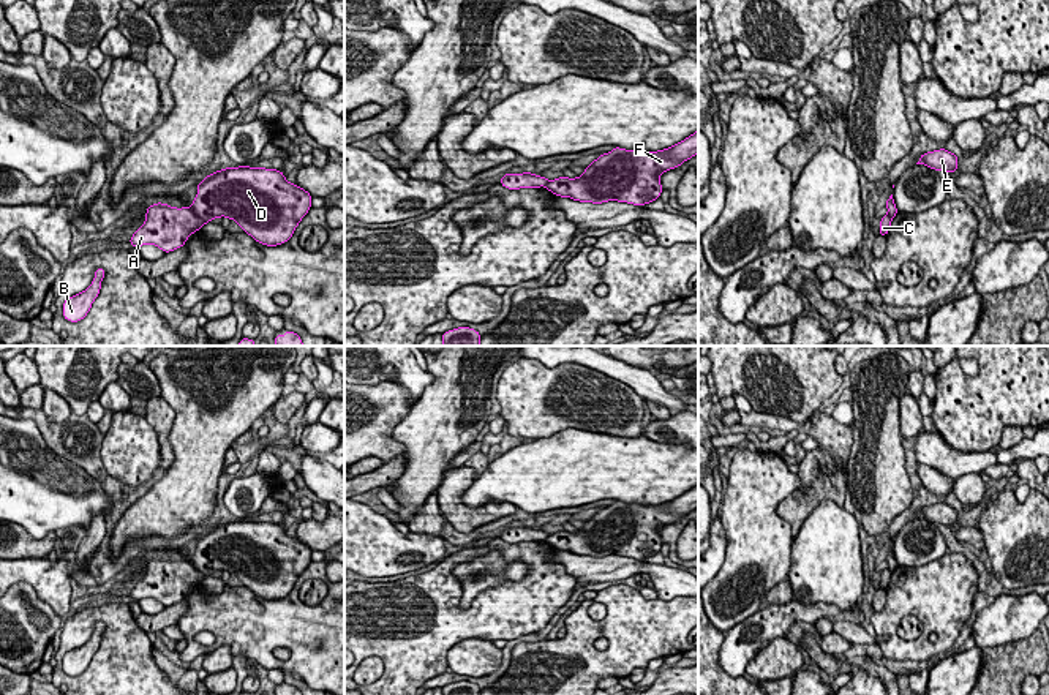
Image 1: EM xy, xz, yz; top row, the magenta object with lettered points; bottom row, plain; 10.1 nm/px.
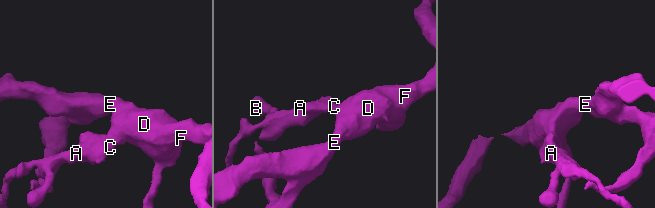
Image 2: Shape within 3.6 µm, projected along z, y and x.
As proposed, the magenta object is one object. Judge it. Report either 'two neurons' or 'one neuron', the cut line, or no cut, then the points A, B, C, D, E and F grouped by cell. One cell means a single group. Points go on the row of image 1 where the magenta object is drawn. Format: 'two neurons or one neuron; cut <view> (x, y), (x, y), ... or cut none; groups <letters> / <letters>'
two neurons; cut xy (191, 209), (204, 223); groups A B C / D E F

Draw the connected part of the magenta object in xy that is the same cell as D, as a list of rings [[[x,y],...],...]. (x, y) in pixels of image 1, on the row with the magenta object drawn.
[[[239,166],[220,169],[199,182],[191,210],[204,224],[213,218],[226,216],[234,220],[258,243],[276,246],[292,237],[295,227],[311,208],[311,197],[299,185],[289,183],[278,169]]]

